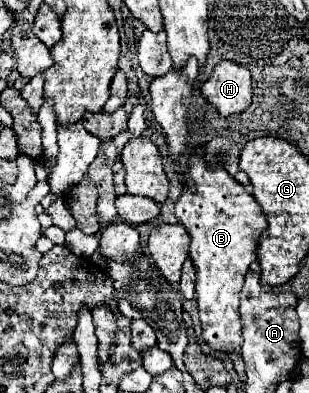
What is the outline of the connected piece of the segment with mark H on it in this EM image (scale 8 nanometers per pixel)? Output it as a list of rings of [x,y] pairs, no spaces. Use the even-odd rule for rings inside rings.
[[[223,60],[201,86],[201,94],[211,106],[215,106],[219,116],[227,118],[231,114],[241,114],[251,106],[251,74],[247,68]]]

